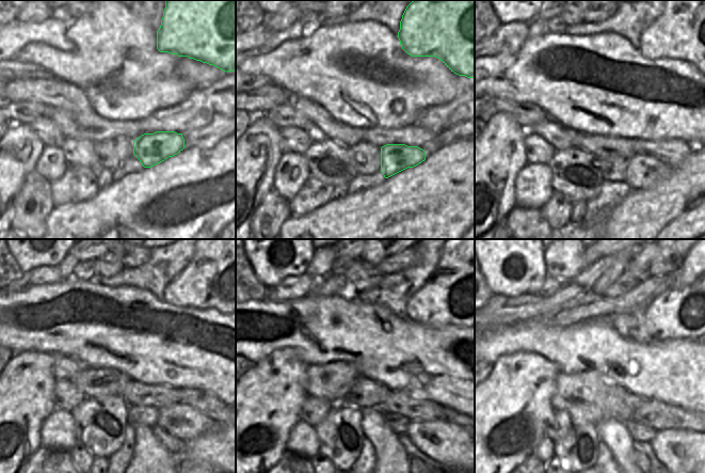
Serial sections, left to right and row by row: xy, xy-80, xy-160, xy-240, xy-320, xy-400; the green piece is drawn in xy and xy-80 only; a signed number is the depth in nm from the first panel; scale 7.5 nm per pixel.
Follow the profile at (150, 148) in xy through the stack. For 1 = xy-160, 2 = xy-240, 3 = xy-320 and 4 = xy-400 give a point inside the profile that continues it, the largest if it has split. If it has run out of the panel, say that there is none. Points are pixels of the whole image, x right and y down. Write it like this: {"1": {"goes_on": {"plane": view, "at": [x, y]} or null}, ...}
{"1": {"goes_on": {"plane": "xy-160", "at": [643, 171]}}, "2": {"goes_on": {"plane": "xy-240", "at": [182, 422]}}, "3": {"goes_on": {"plane": "xy-320", "at": [448, 444]}}, "4": {"goes_on": {"plane": "xy-400", "at": [689, 456]}}}

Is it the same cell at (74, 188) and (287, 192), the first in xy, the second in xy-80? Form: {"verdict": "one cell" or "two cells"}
{"verdict": "two cells"}

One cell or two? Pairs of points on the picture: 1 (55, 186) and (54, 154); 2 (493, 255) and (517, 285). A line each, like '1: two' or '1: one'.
1: two
2: one

